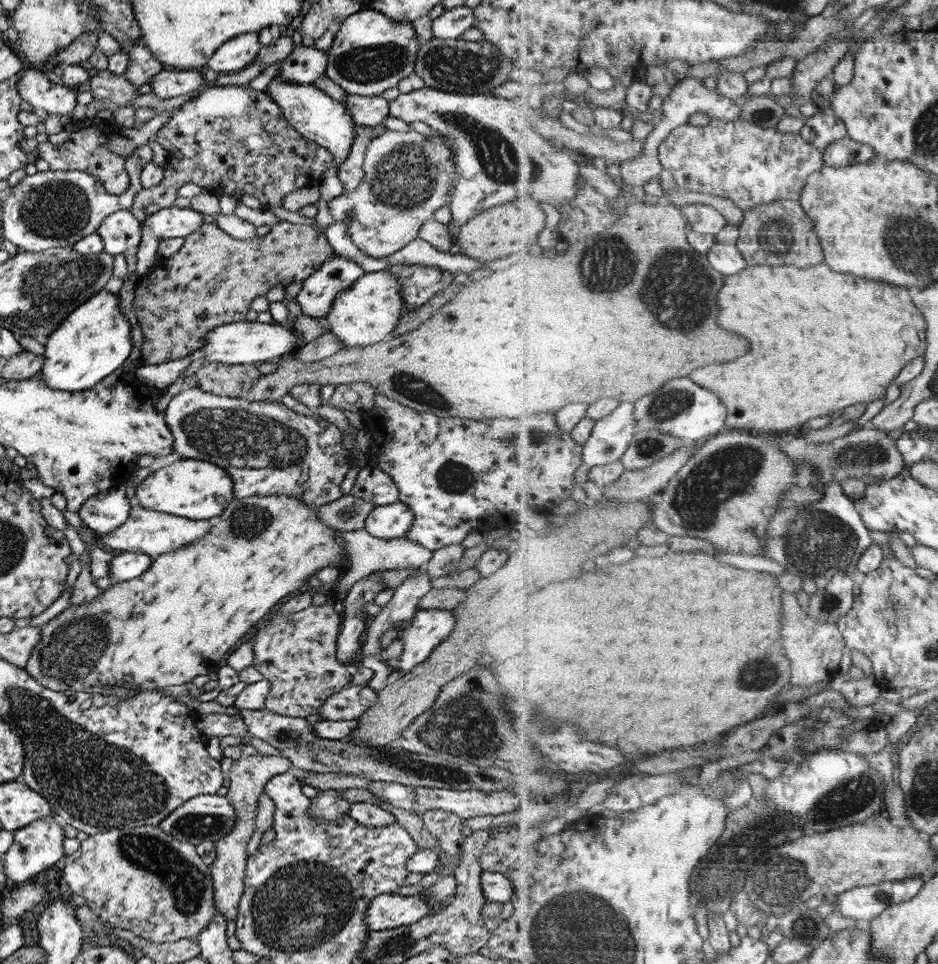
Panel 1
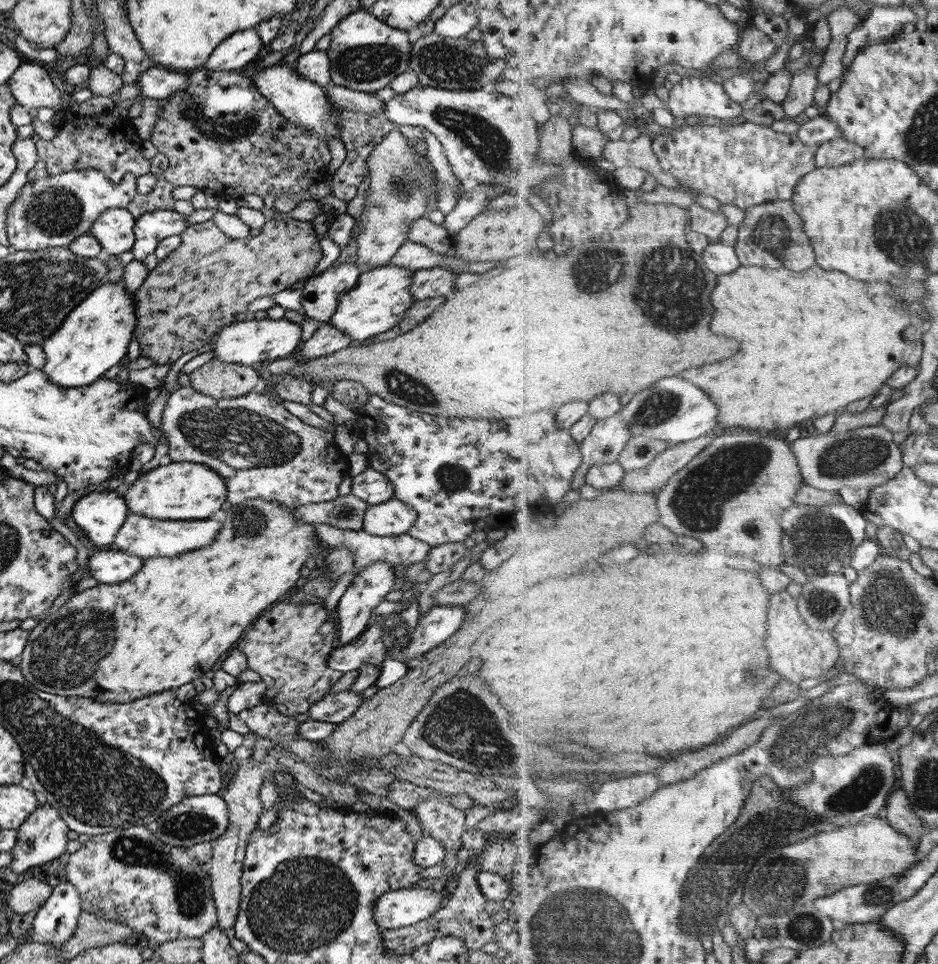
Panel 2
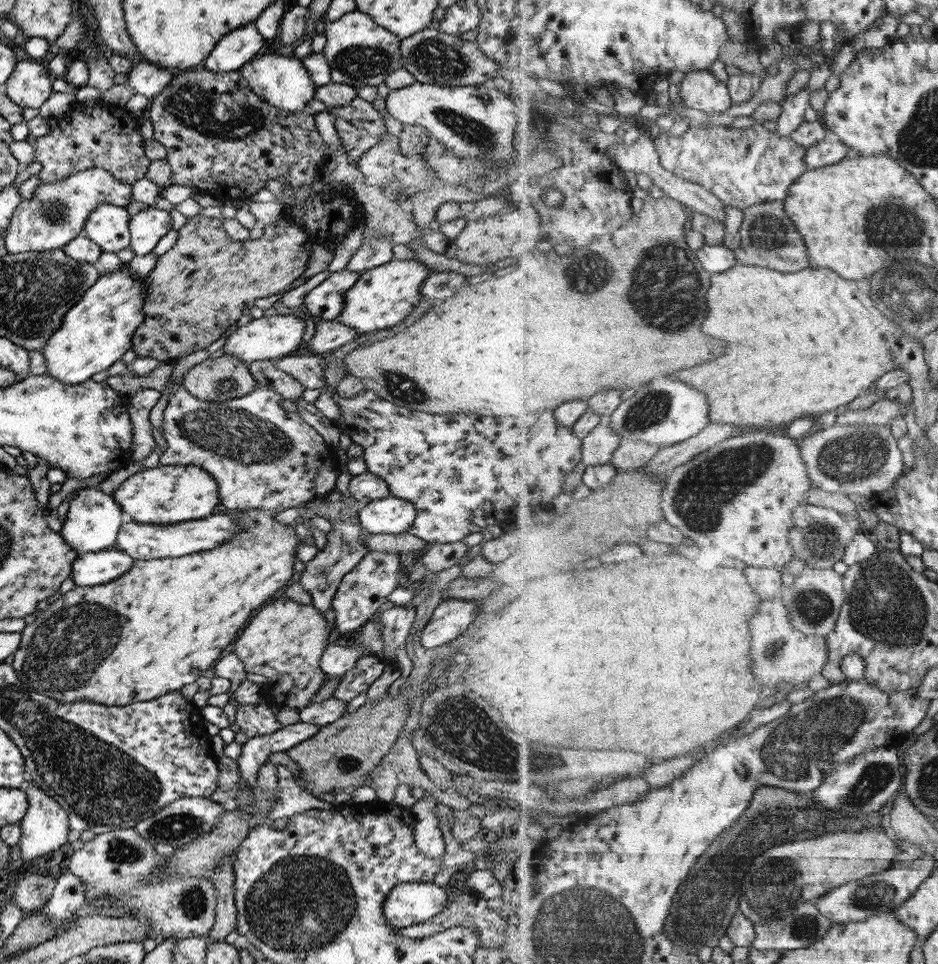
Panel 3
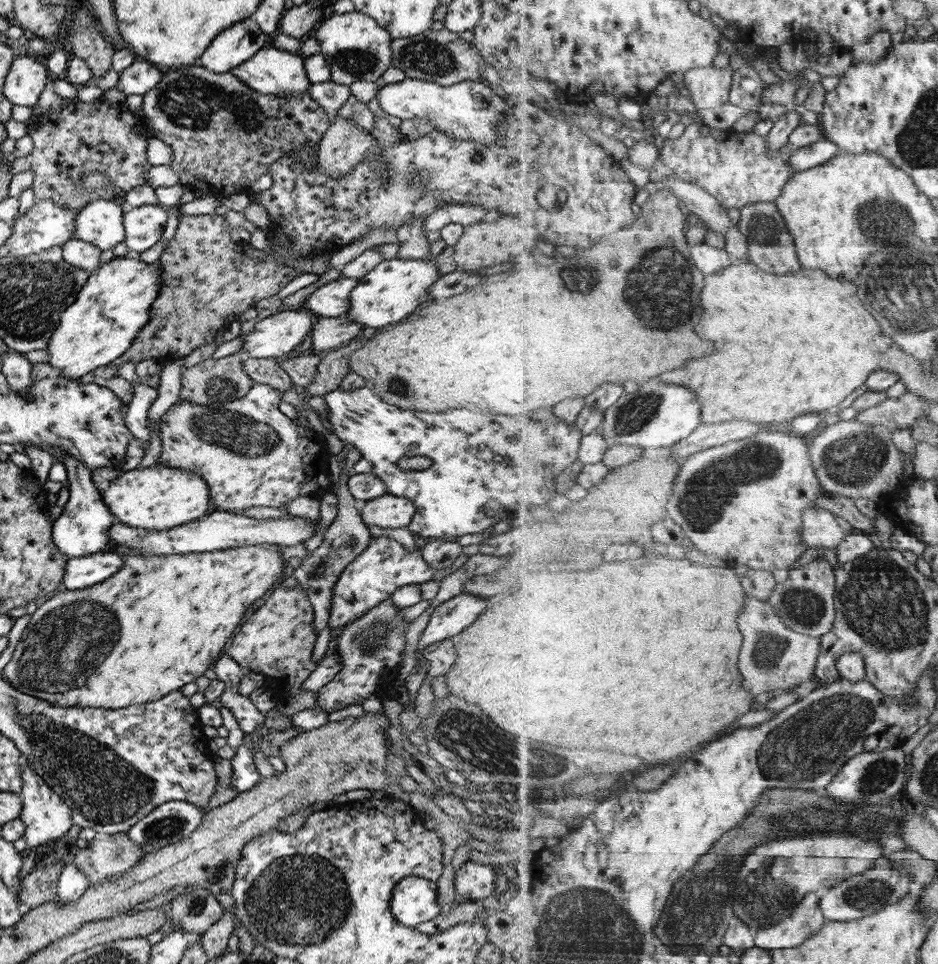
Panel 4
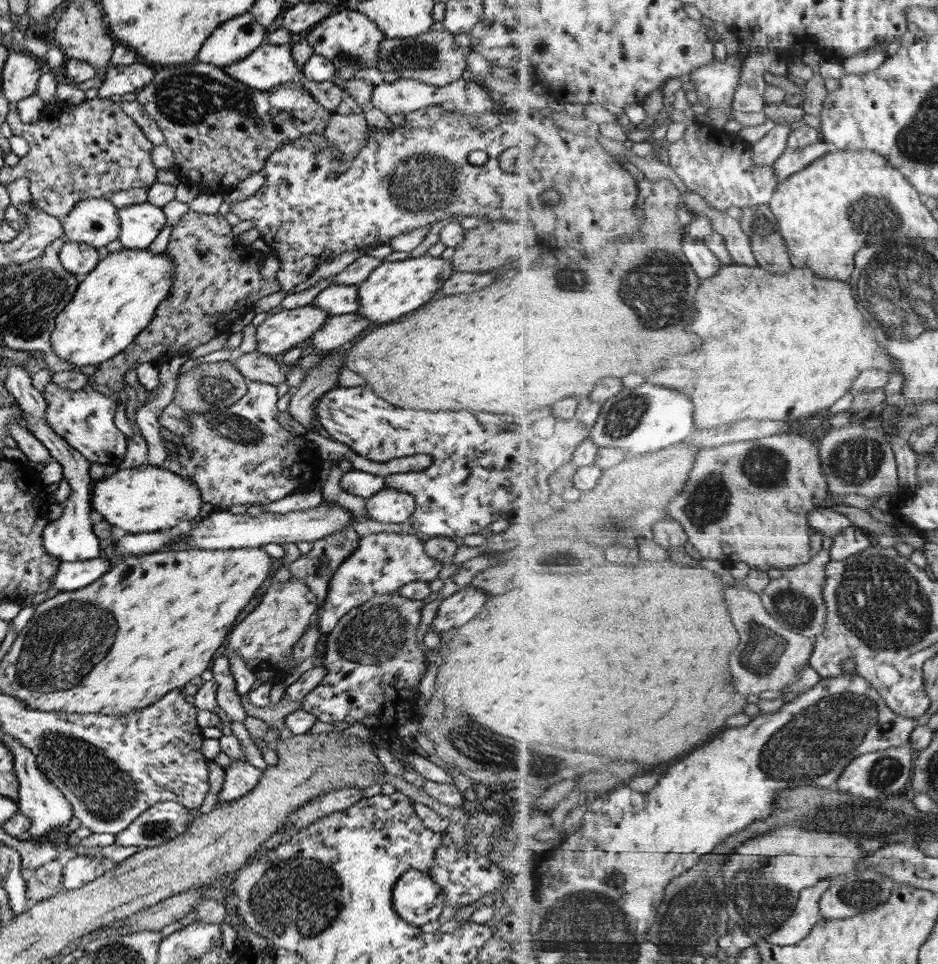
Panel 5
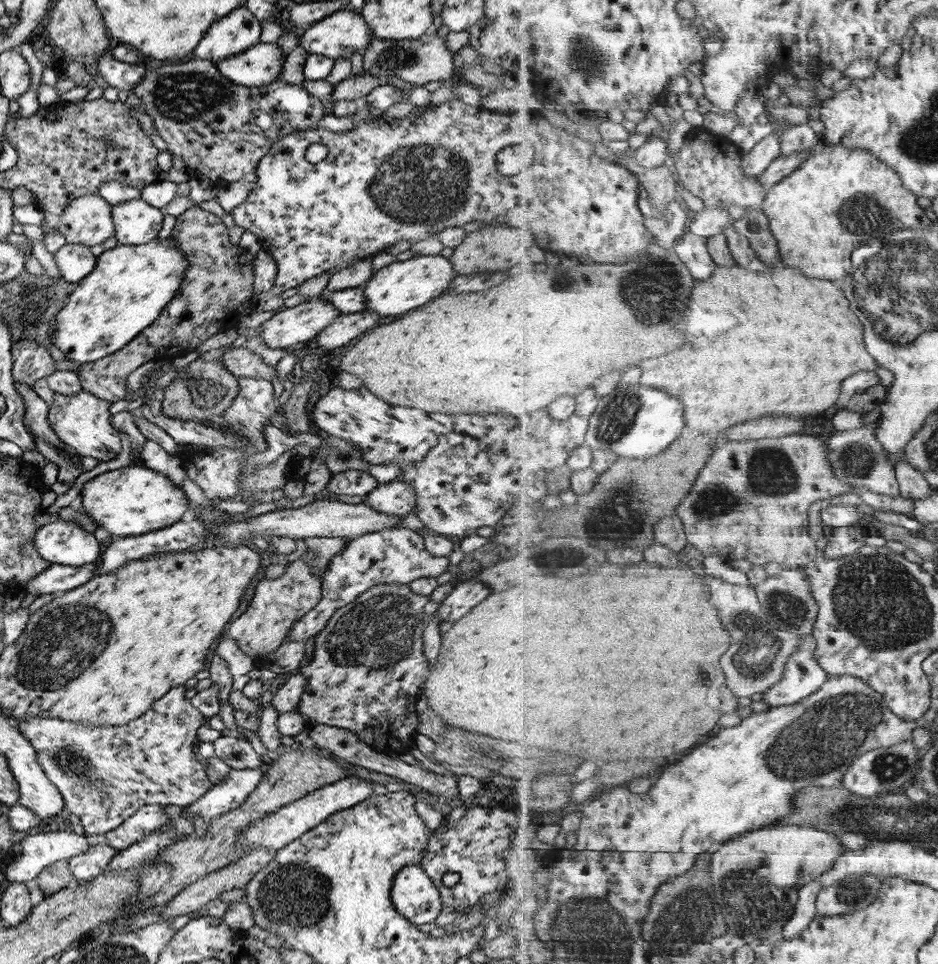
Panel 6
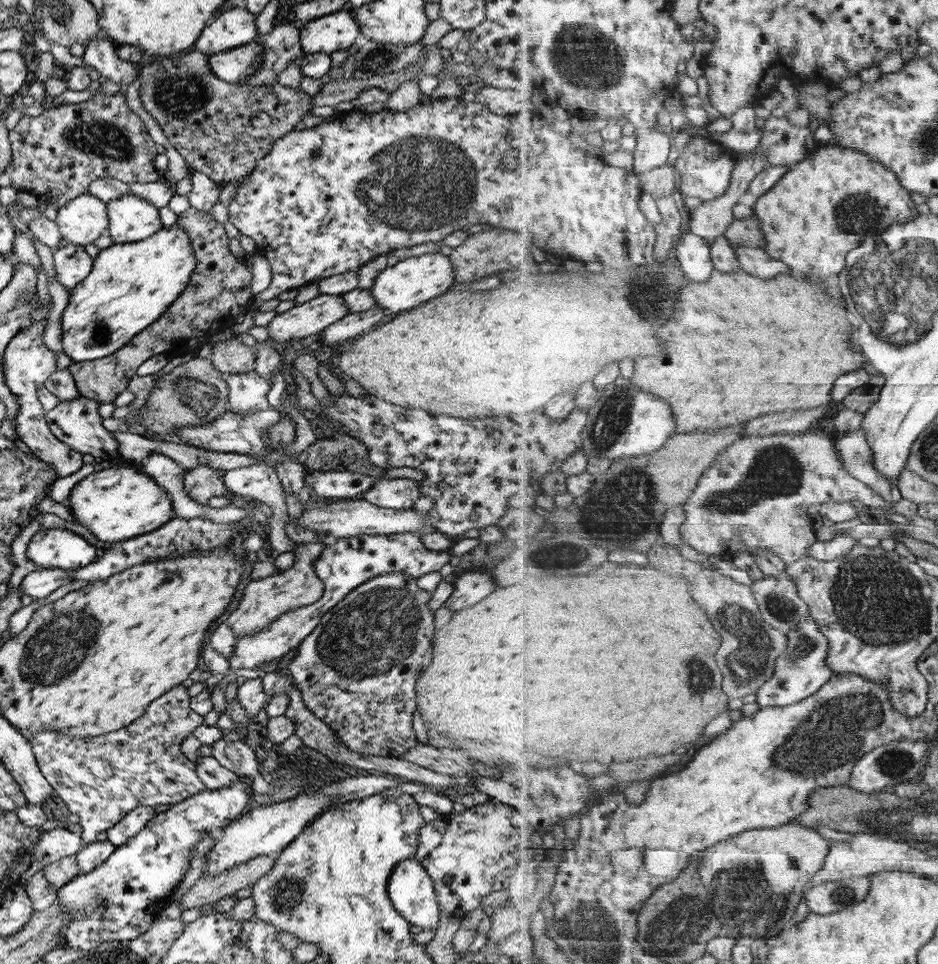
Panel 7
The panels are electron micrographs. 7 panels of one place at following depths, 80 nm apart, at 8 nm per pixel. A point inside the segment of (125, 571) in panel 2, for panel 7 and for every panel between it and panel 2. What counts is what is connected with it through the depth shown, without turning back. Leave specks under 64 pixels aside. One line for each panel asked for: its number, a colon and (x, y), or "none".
3: (90, 568)
4: (84, 571)
5: (70, 575)
6: (56, 578)
7: (37, 584)

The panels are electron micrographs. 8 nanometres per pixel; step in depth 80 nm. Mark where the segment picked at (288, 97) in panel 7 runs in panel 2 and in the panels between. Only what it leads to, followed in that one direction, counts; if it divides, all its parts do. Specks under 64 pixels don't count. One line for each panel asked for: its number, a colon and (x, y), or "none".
2: (220, 133)
3: (220, 137)
4: (222, 134)
5: (219, 130)
6: (208, 121)

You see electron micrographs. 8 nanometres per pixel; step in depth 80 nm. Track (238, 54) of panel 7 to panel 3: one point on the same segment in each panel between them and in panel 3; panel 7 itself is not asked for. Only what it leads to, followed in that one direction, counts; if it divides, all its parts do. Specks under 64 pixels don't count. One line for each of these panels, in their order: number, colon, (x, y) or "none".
3: (282, 81)
4: (271, 71)
5: (268, 66)
6: (261, 63)

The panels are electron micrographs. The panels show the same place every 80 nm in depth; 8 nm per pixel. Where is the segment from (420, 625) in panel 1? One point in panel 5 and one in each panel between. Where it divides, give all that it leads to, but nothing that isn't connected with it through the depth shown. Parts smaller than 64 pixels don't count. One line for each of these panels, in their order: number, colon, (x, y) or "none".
2: (437, 624)
3: (450, 617)
4: (449, 617)
5: (457, 608)

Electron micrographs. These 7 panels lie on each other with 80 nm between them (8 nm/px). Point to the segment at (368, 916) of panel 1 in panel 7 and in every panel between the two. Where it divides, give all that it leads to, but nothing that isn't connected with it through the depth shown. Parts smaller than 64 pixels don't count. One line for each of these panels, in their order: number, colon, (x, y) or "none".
2: (402, 907)
3: (408, 903)
4: (413, 900)
5: (416, 899)
6: (413, 895)
7: (409, 889)

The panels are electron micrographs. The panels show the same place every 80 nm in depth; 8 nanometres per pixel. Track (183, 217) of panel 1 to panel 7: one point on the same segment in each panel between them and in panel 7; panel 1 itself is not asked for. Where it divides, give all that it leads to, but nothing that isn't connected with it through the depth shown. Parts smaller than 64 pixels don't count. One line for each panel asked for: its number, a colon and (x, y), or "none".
2: (150, 228)
3: (146, 227)
4: (143, 225)
5: (139, 224)
6: (135, 222)
7: (131, 219)

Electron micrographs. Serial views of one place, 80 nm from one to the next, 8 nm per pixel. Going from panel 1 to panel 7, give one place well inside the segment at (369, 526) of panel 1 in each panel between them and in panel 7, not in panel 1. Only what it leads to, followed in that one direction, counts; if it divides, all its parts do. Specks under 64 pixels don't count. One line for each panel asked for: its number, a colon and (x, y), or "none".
2: (390, 518)
3: (391, 515)
4: (386, 511)
5: (387, 505)
6: (397, 498)
7: (394, 493)

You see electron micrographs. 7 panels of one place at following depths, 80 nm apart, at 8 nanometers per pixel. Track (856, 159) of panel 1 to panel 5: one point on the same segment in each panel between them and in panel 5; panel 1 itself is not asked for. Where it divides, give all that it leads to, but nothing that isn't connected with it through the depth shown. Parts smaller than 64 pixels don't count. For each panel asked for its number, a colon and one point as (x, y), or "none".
2: (838, 151)
3: (831, 150)
4: (804, 158)
5: (792, 161)

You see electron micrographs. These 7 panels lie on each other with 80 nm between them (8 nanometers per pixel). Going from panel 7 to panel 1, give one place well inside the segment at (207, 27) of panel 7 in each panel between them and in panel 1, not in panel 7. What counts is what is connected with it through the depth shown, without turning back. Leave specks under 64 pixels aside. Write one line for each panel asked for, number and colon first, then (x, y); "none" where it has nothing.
1: (239, 51)
2: (239, 50)
3: (240, 45)
4: (239, 41)
5: (233, 40)
6: (236, 32)

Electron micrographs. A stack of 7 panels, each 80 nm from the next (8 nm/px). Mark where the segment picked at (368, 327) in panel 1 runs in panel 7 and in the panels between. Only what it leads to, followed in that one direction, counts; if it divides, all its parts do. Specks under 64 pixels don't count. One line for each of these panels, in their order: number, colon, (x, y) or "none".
2: (377, 302)
3: (381, 297)
4: (392, 290)
5: (392, 289)
6: (389, 292)
7: (412, 281)

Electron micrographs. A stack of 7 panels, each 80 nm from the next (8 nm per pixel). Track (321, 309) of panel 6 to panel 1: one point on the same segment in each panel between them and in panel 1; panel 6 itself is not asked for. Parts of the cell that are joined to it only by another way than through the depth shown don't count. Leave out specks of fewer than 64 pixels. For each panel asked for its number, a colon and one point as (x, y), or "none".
1: (245, 342)
2: (248, 342)
3: (269, 338)
4: (282, 331)
5: (284, 329)

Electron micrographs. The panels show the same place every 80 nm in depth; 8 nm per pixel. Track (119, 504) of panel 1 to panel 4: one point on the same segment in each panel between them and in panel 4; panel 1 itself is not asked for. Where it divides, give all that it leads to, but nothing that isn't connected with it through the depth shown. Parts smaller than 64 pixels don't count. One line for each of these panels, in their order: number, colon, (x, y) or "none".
2: (99, 514)
3: (92, 519)
4: (81, 529)

